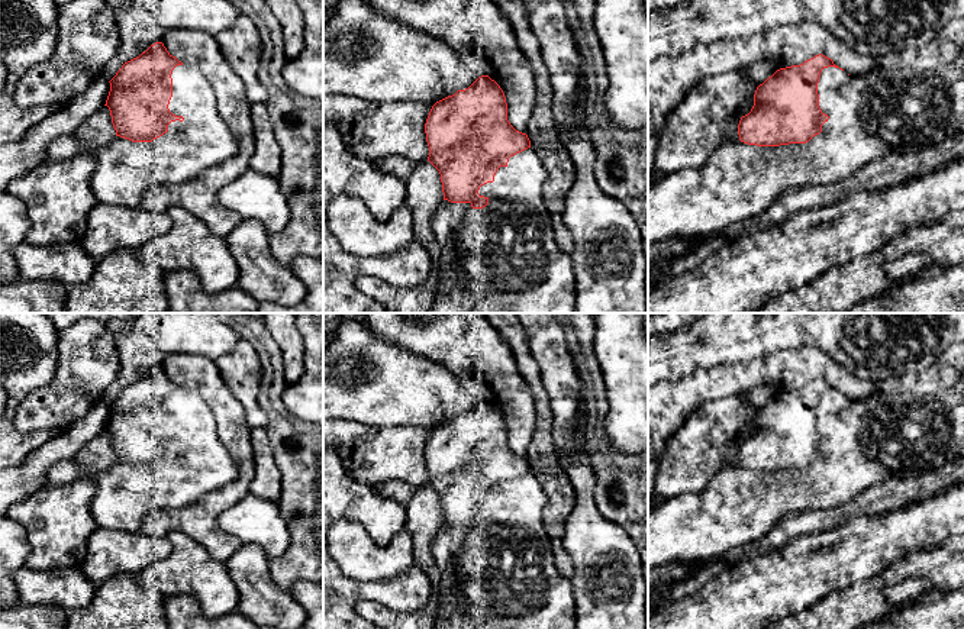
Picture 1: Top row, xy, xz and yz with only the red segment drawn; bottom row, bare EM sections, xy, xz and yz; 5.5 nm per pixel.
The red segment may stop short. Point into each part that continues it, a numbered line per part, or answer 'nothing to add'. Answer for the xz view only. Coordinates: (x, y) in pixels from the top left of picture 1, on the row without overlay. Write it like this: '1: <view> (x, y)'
1: xz (503, 578)

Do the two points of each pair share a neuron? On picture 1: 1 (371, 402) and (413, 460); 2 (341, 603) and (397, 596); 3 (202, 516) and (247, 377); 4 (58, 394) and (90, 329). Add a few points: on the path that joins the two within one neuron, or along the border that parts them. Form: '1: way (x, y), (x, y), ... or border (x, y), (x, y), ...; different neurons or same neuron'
1: border (355, 421), (364, 425), (422, 428); different neurons
2: way (355, 592), (383, 592); same neuron
3: border (219, 371), (229, 392), (241, 405), (251, 429); different neurons
4: way (74, 378), (87, 365), (87, 345); same neuron

